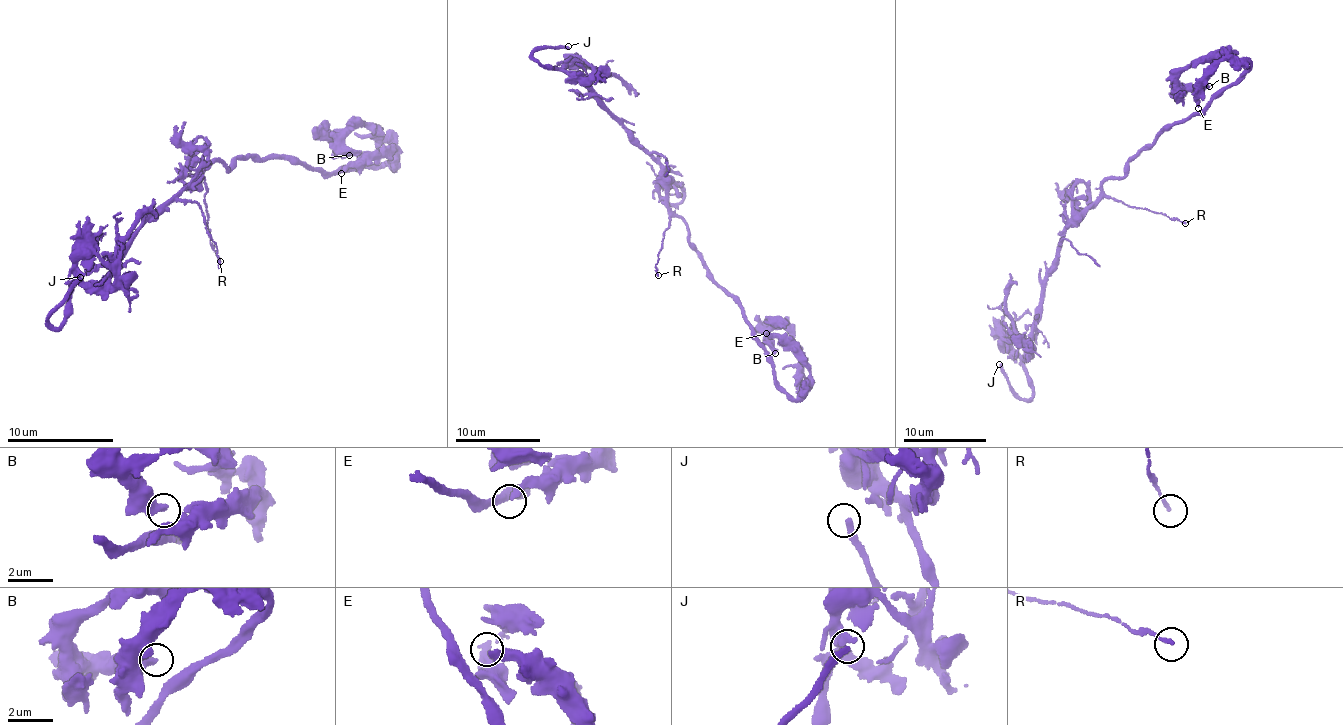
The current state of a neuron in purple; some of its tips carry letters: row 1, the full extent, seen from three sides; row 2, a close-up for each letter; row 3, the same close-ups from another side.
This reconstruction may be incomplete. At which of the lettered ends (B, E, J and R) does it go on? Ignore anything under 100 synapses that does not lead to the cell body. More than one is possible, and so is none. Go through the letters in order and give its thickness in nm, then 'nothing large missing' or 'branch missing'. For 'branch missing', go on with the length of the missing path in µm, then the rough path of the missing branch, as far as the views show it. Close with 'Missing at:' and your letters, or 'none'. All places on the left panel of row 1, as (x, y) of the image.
B: 260 nm | nothing large missing
E: 300 nm | nothing large missing
J: 190 nm | branch missing | 45 µm | (80, 277), (252, 220), (292, 144), (332, 87), (331, 54)
R: 140 nm | nothing large missing
Missing at: J

